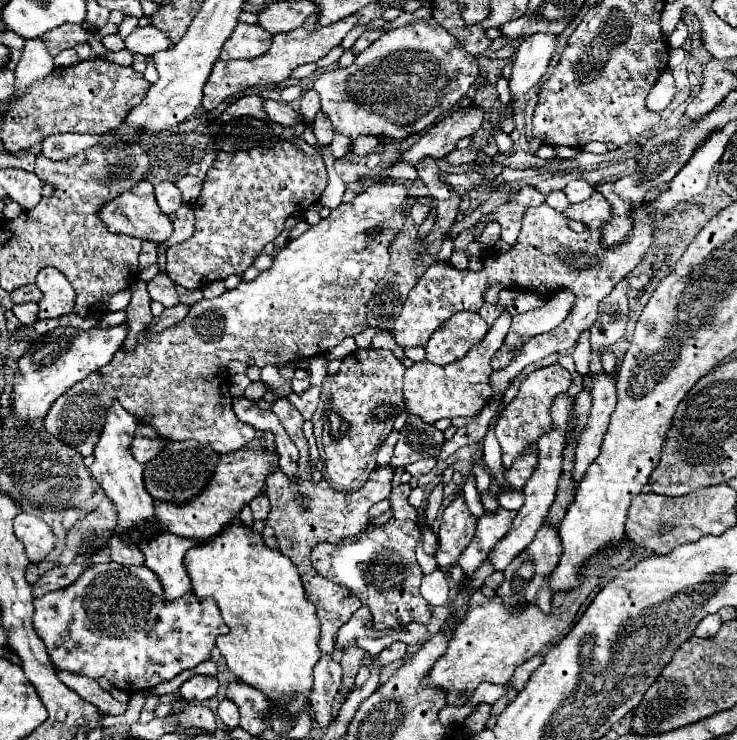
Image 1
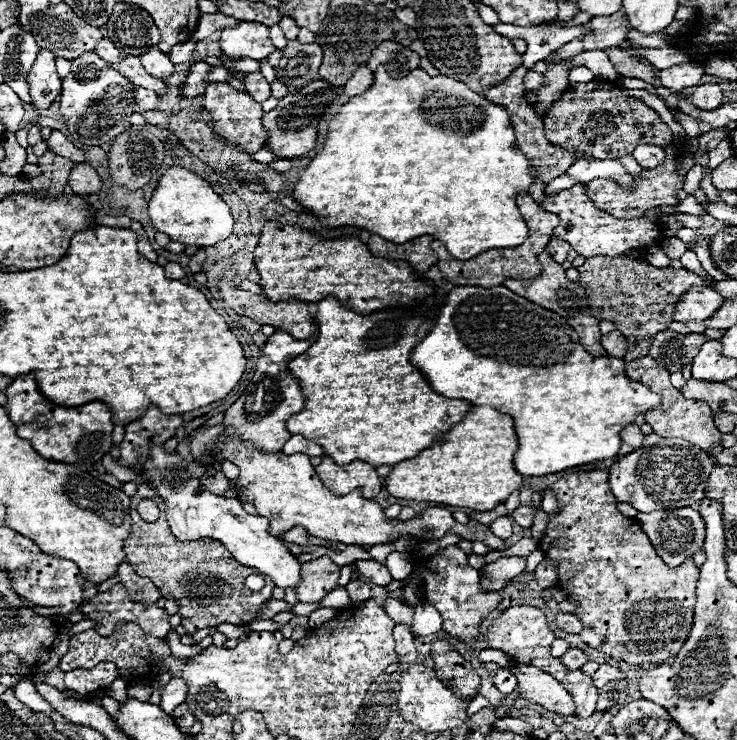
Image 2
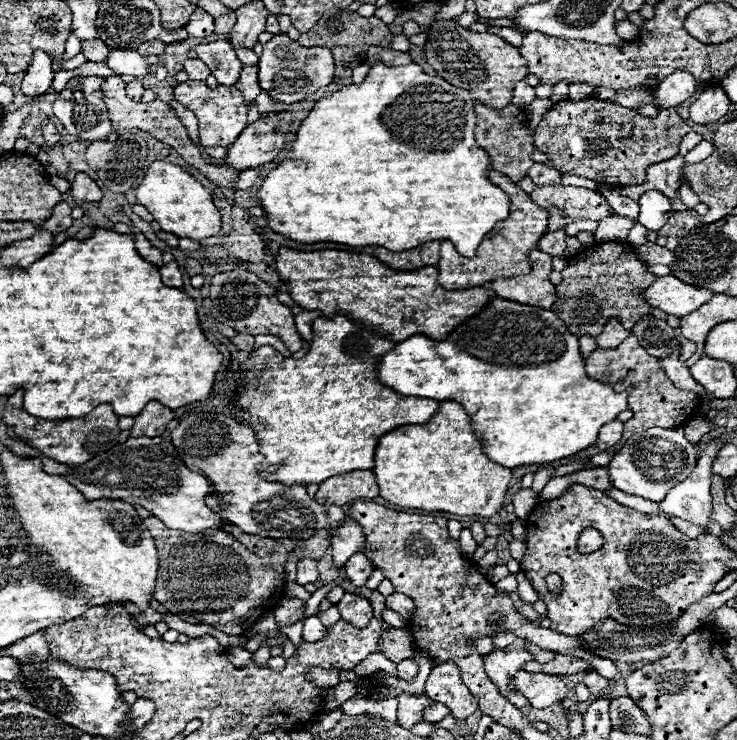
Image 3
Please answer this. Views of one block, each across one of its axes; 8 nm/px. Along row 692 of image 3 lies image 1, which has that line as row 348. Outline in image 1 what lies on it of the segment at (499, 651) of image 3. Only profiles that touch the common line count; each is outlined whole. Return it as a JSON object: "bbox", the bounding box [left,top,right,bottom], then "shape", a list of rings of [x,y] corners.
{"bbox":[492,290,574,370],"shape":[[[562,290],[554,292],[554,296],[550,296],[546,306],[514,316],[504,346],[492,358],[493,370],[506,368],[506,364],[510,364],[510,360],[514,358],[514,352],[518,352],[518,348],[522,348],[522,344],[526,344],[528,338],[550,332],[558,324],[562,324],[564,318],[570,314],[572,306],[574,306],[574,294]]]}

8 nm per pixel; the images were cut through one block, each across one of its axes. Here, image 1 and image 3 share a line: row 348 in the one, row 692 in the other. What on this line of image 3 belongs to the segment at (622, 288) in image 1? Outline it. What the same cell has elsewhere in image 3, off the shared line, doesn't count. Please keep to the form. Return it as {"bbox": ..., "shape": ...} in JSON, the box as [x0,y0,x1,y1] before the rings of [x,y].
{"bbox":[582,672,610,696],"shape":[[[588,672],[588,674],[584,676],[584,680],[582,680],[582,682],[590,688],[590,692],[592,692],[594,696],[606,694],[606,692],[608,692],[608,686],[610,686],[610,680],[602,678],[602,676],[600,676],[600,674],[596,674],[596,672]]]}

